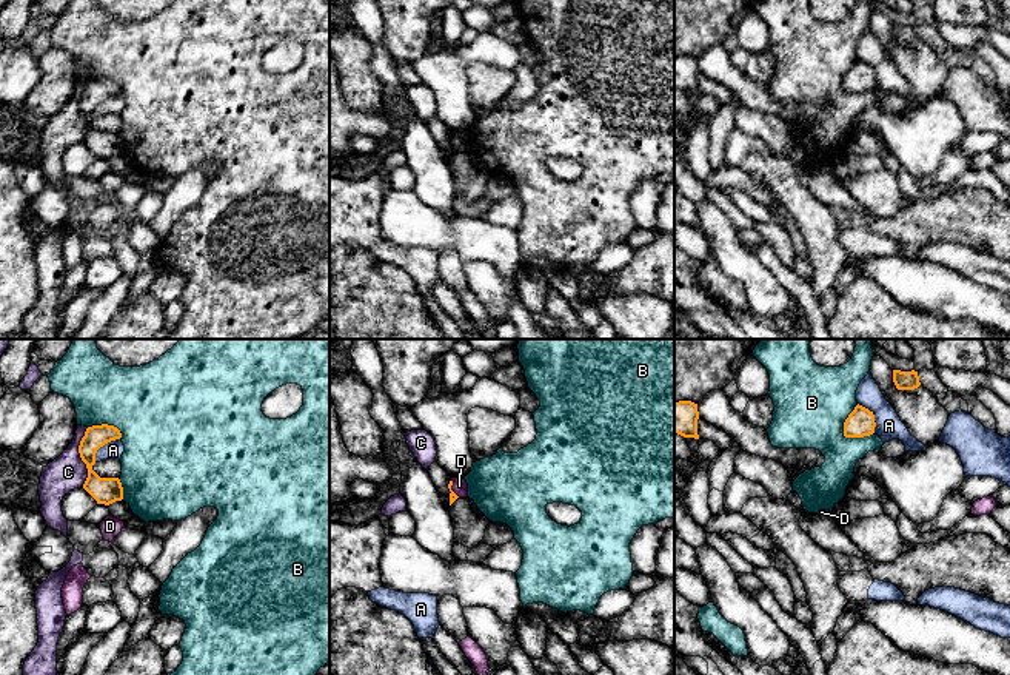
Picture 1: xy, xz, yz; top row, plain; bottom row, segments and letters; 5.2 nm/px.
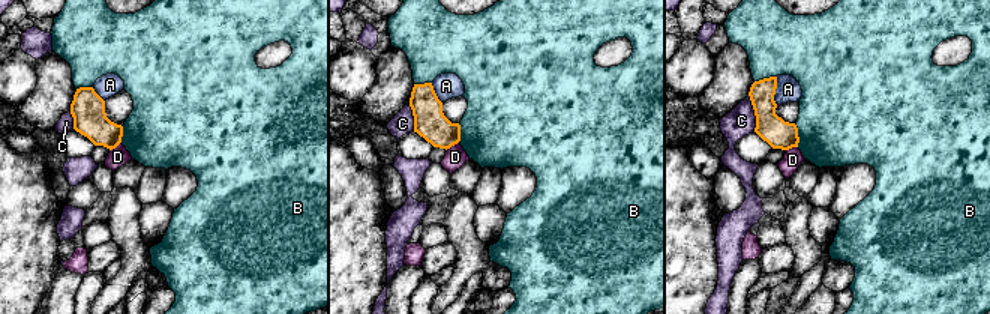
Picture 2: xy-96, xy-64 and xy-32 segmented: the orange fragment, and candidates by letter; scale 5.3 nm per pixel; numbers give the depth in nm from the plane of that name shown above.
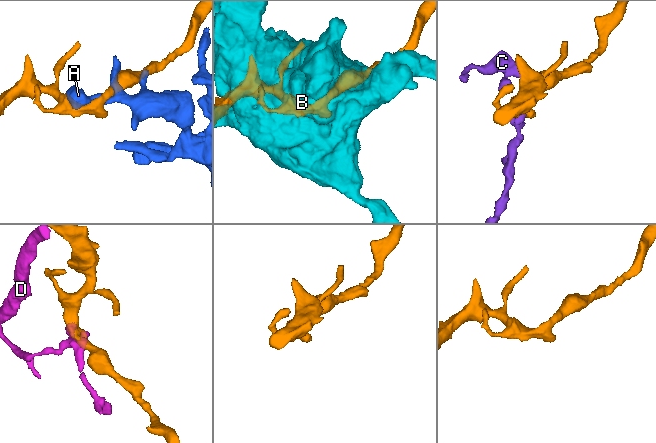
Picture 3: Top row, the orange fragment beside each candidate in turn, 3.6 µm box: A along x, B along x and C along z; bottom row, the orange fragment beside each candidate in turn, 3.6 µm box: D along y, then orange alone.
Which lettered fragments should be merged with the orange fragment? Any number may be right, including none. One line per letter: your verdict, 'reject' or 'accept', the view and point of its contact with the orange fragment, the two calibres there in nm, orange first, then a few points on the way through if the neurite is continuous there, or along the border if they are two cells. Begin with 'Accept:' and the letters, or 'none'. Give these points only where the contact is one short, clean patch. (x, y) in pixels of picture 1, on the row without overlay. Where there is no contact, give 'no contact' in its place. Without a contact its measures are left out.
Accept: none
A: reject; contact yz (873, 71); calibres 140 and 140 nm
B: reject; contact yz (846, 76); calibres 140 and 400 nm
C: reject; contact xy (80, 111); calibres 140 and 190 nm
D: reject; contact xz (450, 144); calibres 50 and 80 nm; border xz (451, 134), (451, 144), (459, 151)

